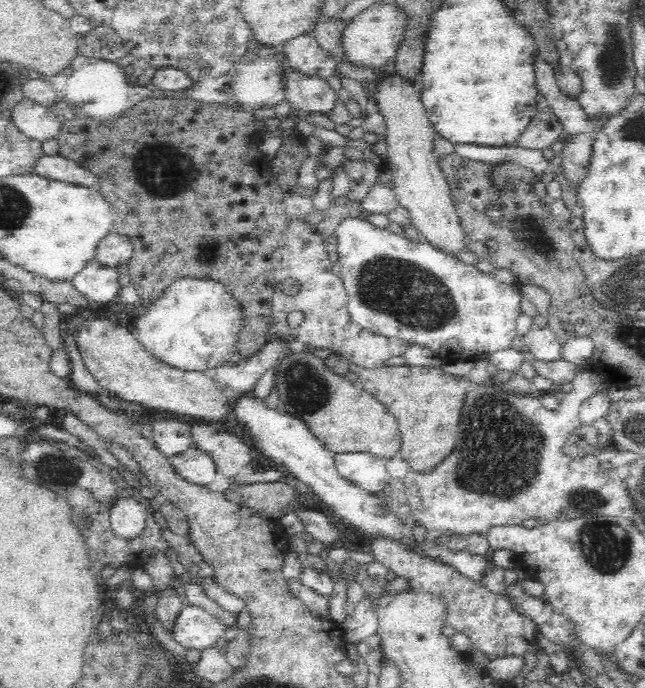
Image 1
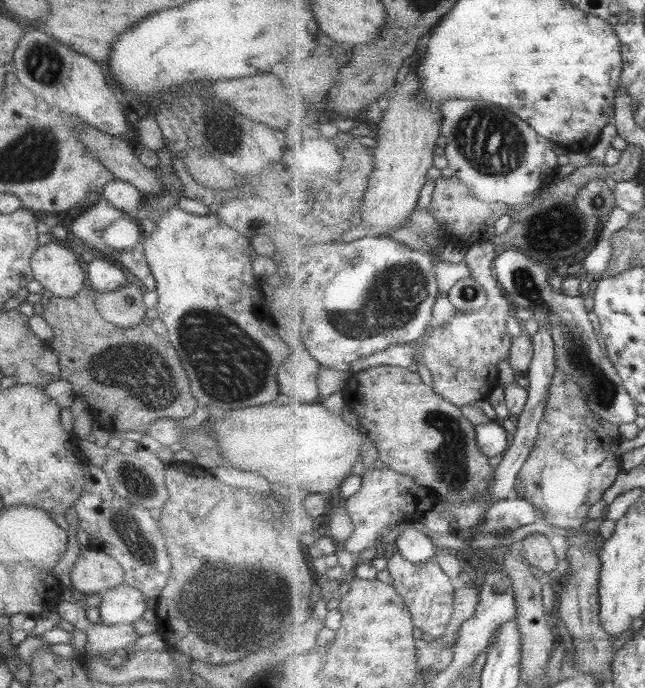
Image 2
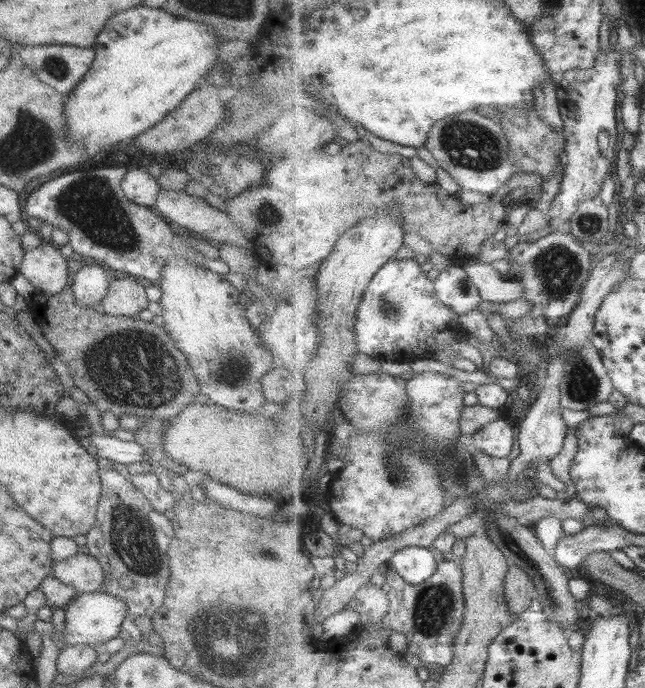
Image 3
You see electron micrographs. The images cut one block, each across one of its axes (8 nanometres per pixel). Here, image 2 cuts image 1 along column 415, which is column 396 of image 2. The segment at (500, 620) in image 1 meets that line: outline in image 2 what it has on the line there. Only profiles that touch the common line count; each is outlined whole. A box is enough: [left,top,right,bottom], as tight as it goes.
[387,551,457,639]

